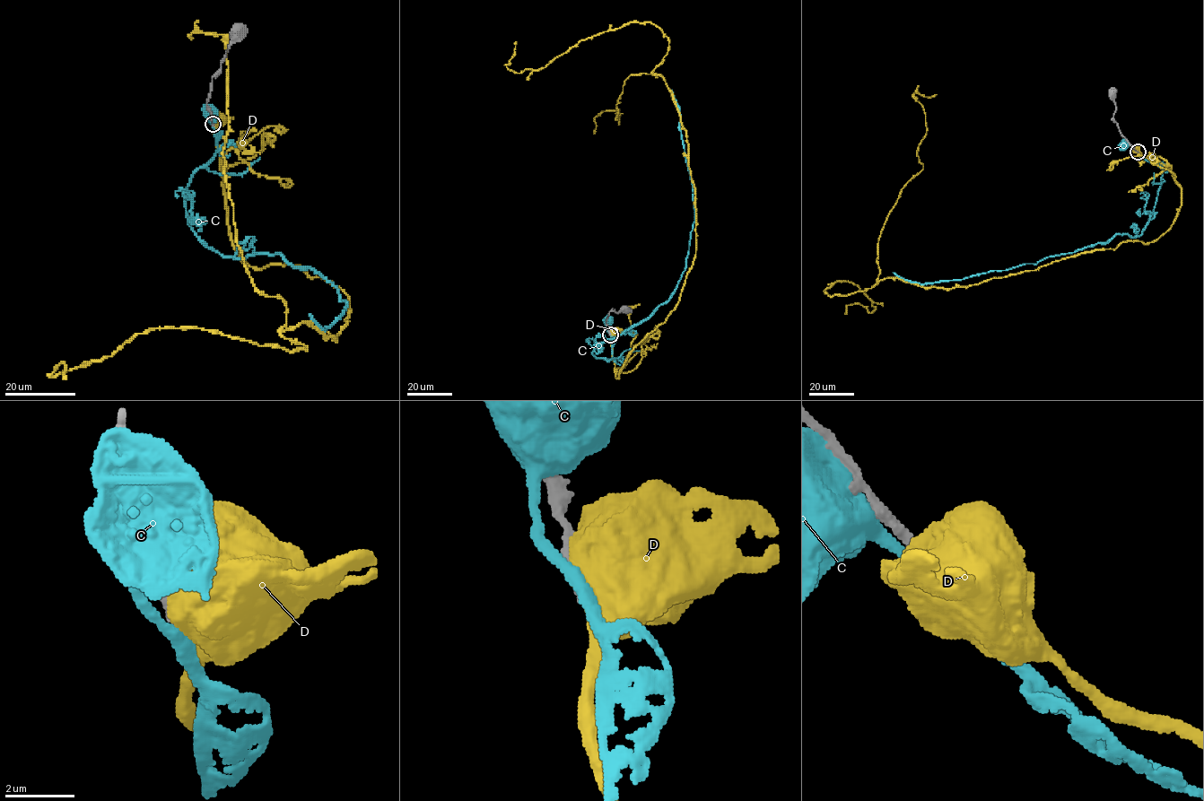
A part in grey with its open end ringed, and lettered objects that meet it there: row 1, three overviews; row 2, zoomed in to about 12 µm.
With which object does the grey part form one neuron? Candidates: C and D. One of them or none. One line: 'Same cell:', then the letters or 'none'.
Same cell: none

